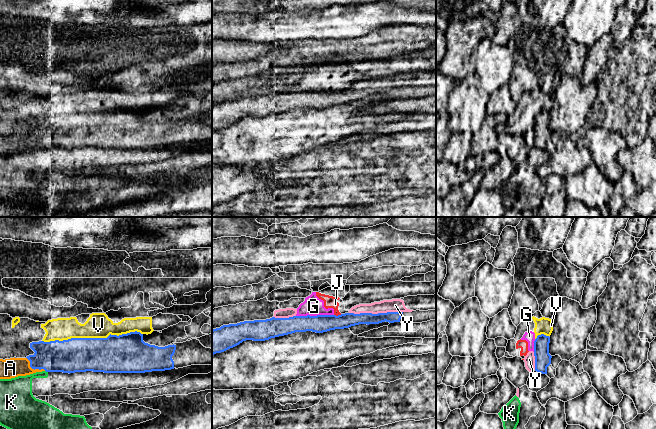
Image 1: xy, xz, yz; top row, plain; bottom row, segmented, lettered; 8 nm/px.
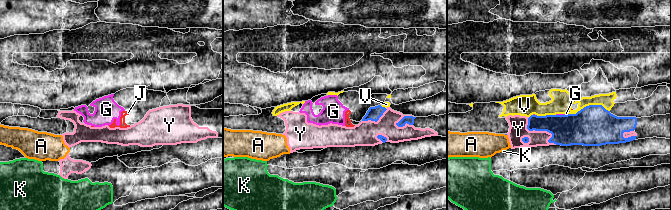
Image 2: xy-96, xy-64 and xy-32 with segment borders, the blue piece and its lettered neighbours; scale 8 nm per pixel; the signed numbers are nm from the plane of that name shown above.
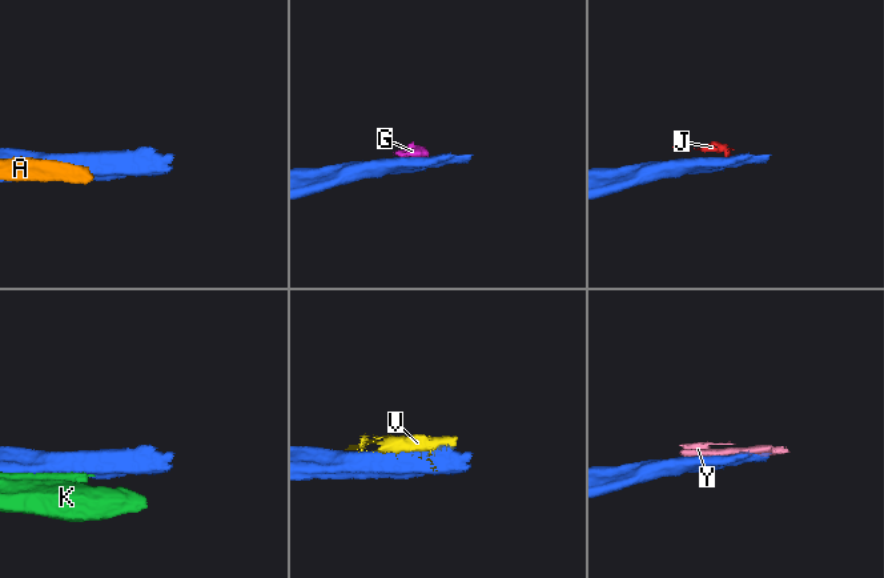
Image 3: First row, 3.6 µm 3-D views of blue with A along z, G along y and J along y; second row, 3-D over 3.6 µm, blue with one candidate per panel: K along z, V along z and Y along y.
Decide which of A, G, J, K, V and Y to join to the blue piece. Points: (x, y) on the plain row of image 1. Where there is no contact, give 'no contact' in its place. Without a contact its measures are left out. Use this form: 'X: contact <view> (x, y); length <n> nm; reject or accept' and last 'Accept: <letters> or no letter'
A: contact xy (33, 144); length 190 nm; reject
G: contact xz (314, 92); length 300 nm; reject
J: contact xz (338, 91); length 60 nm; reject
K: contact xy (46, 147); length 30 nm; reject
V: contact xy (92, 114); length 800 nm; reject
Y: contact xz (375, 90); length 440 nm; accept
Accept: Y

